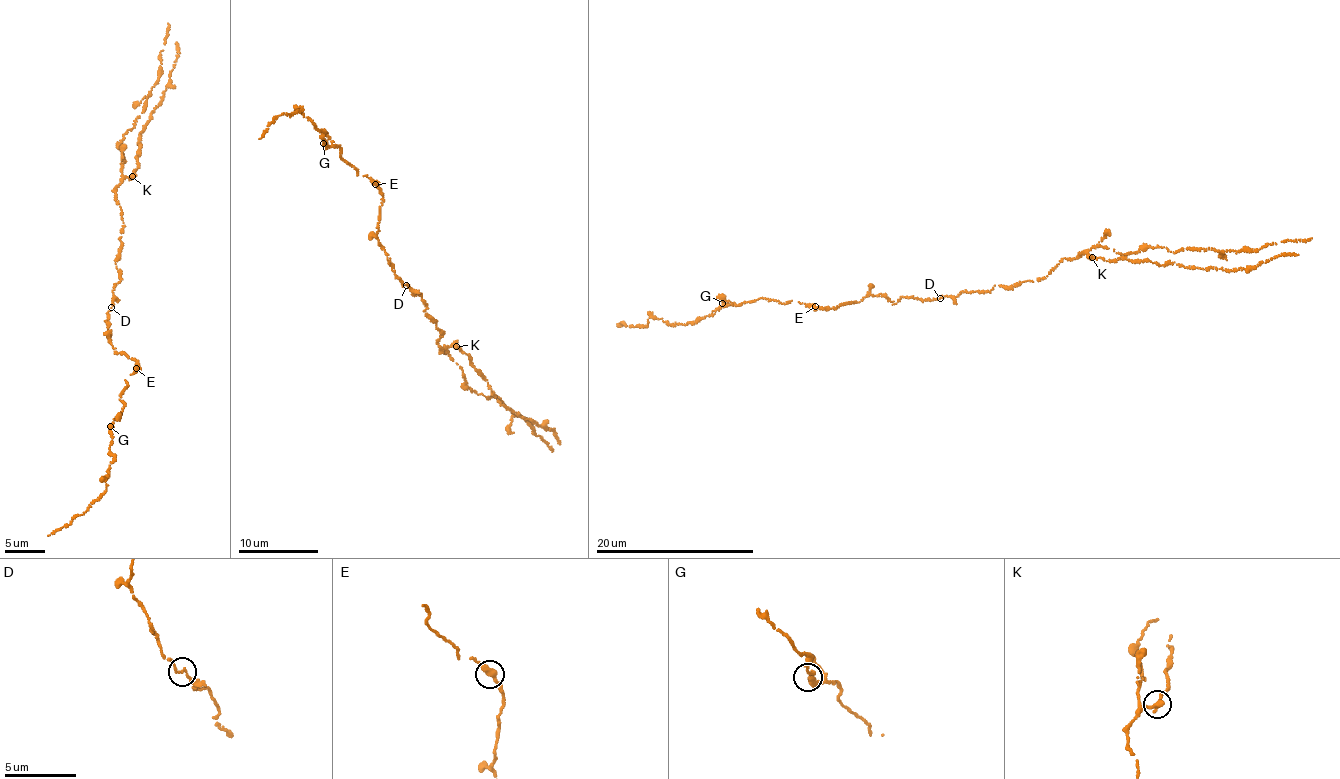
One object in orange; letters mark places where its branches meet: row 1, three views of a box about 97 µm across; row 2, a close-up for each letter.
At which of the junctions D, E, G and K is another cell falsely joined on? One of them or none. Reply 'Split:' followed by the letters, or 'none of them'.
Split: K

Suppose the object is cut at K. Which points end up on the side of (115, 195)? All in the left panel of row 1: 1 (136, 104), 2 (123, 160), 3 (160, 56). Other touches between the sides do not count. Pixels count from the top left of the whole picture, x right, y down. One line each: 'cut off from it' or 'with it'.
1: with it
2: with it
3: with it

